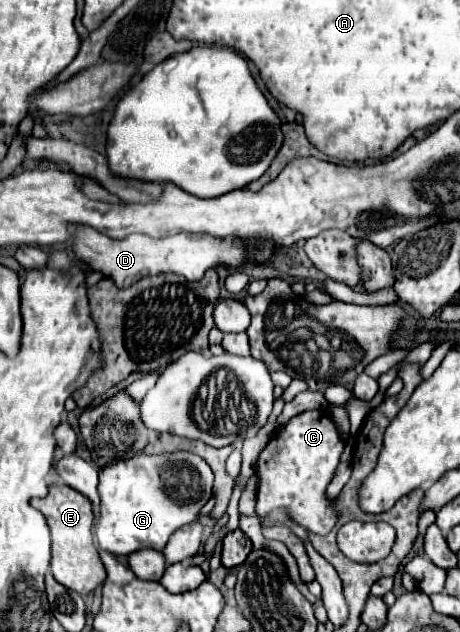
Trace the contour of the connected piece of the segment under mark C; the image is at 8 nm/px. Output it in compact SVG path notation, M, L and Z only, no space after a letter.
M308 410L290 418L286 426L274 430L270 442L258 456L256 512L266 516L270 510L286 506L290 510L290 520L302 528L316 534L330 532L338 514L332 510L332 500L326 498L326 486L336 472L342 450L344 442L328 412Z

